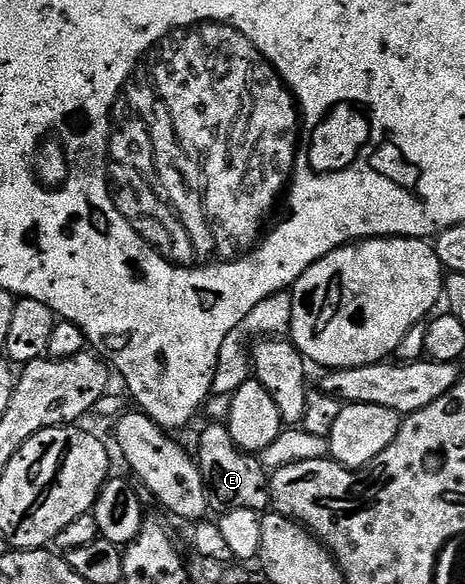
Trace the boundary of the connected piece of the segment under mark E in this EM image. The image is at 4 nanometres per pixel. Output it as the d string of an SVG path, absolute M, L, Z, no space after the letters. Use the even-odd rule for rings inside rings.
M213 421L207 425L199 437L195 458L207 489L210 510L217 515L235 509L264 512L270 506L267 471L256 456L238 449L226 424Z

